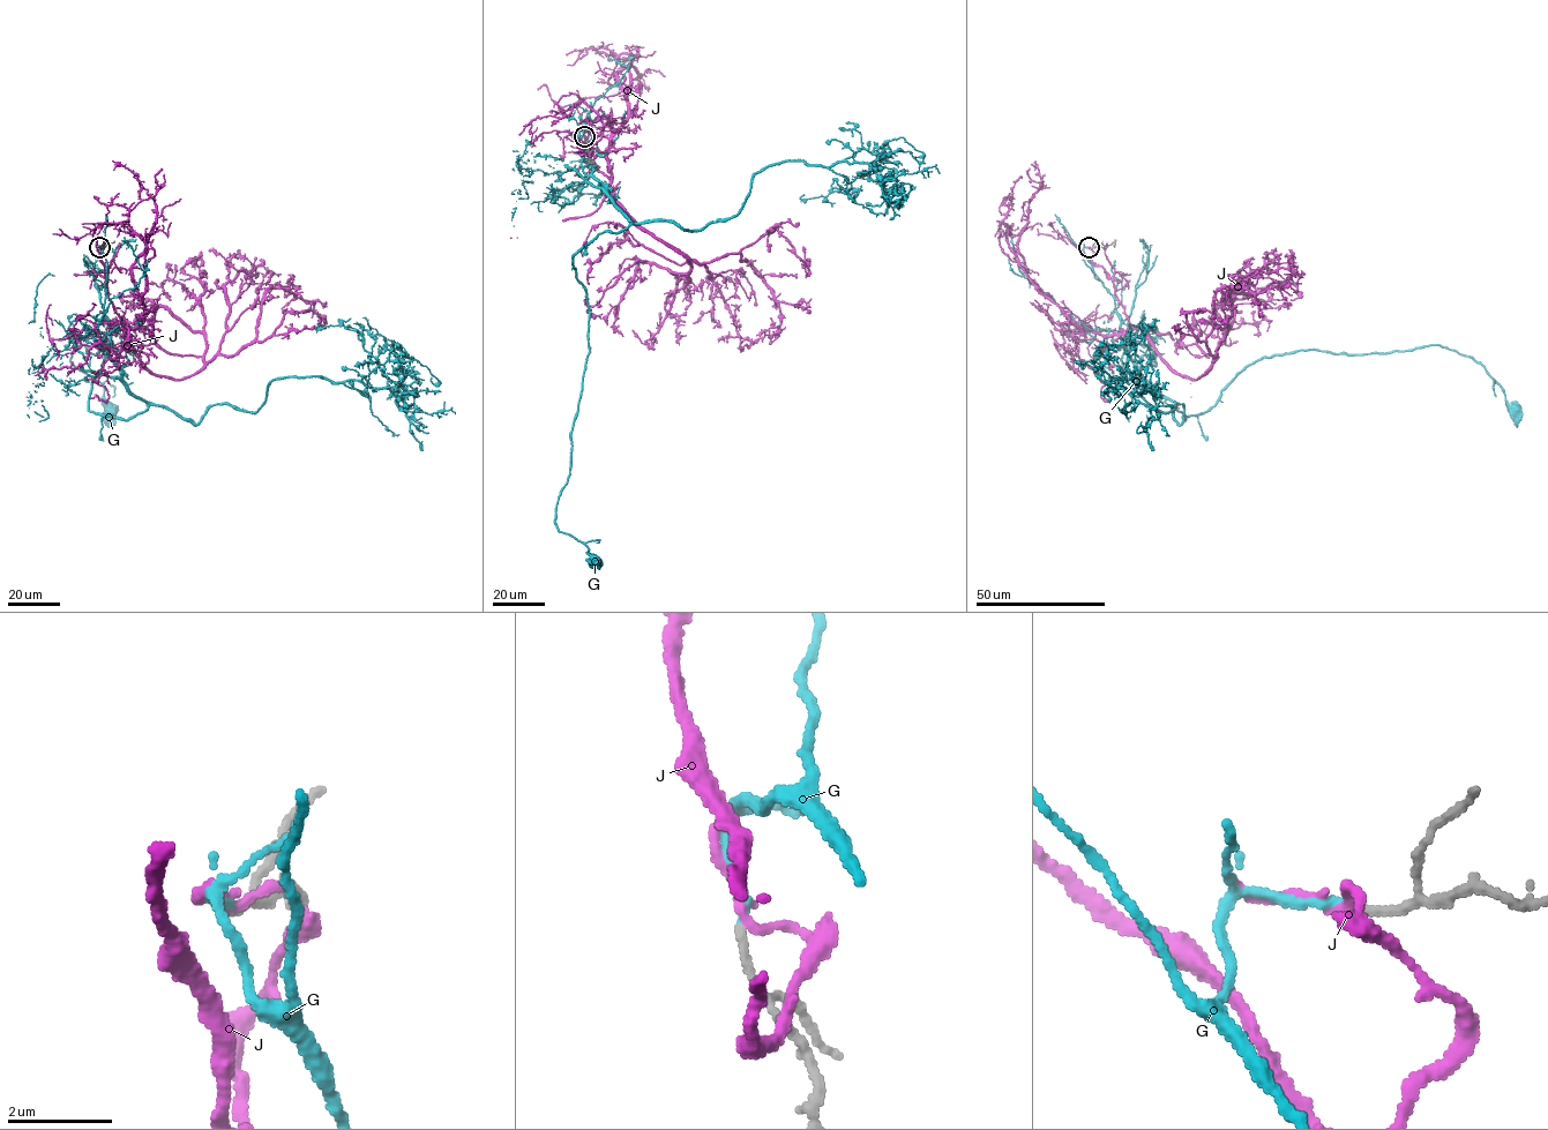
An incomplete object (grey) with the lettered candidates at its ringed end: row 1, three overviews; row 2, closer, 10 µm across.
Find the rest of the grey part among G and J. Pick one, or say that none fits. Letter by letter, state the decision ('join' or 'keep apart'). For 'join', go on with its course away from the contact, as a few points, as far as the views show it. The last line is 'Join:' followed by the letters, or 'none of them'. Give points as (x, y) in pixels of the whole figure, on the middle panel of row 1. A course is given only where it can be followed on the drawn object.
G: join | via (584, 136), (592, 174), (632, 223), (573, 256), (589, 354), (554, 523), (595, 562)
J: keep apart
Join: G

